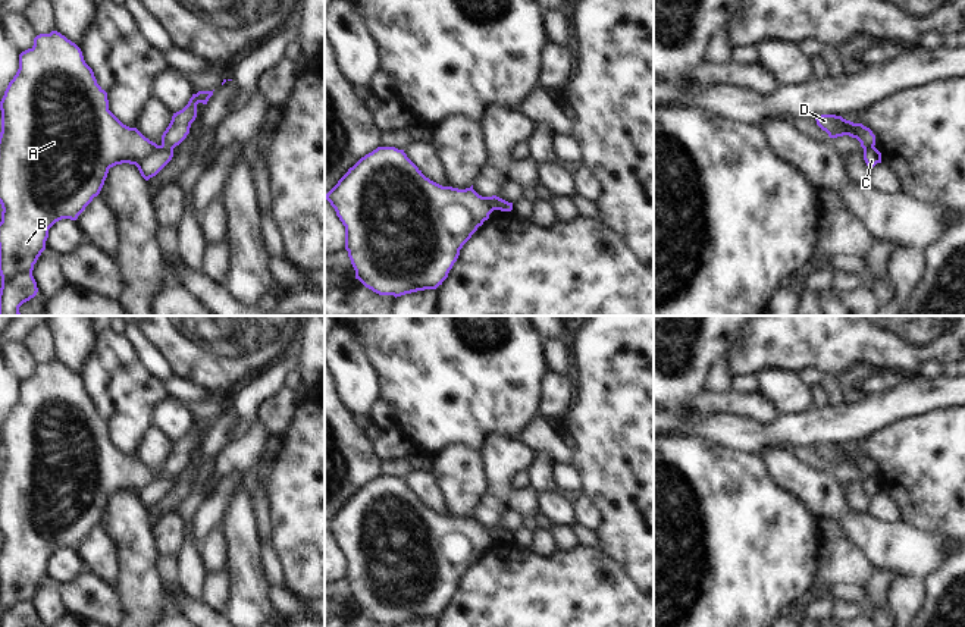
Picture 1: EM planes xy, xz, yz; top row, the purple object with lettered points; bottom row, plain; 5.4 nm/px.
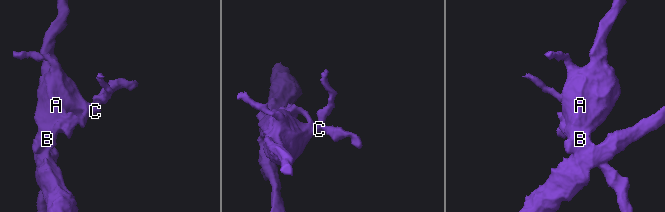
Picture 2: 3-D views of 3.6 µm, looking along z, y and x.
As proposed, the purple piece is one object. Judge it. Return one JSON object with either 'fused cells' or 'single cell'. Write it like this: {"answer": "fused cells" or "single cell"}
{"answer": "fused cells"}

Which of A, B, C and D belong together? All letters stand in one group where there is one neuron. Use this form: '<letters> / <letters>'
A B D / C

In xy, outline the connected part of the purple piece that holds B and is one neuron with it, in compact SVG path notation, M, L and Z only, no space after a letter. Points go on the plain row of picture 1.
M57 360L40 363L34 374L19 383L19 398L0 430L0 605L29 604L46 579L48 558L62 548L76 549L104 514L109 498L140 490L160 474L137 457L123 454L110 439L107 421L97 413L81 377Z

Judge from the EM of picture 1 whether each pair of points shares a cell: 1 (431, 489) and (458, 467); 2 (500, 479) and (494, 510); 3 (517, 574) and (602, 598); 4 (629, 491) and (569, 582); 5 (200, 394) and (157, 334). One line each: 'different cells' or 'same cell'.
1: different cells
2: different cells
3: same cell
4: different cells
5: different cells

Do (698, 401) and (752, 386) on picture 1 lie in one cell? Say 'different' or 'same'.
different

